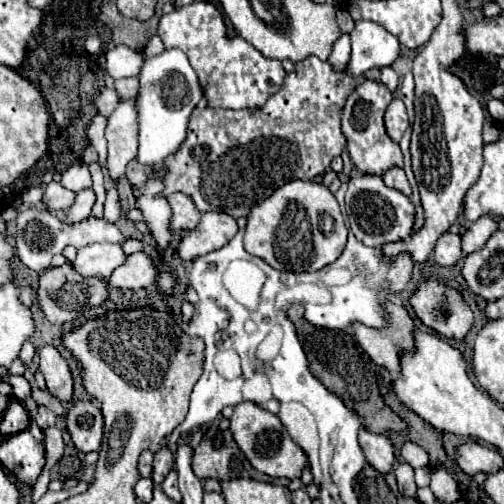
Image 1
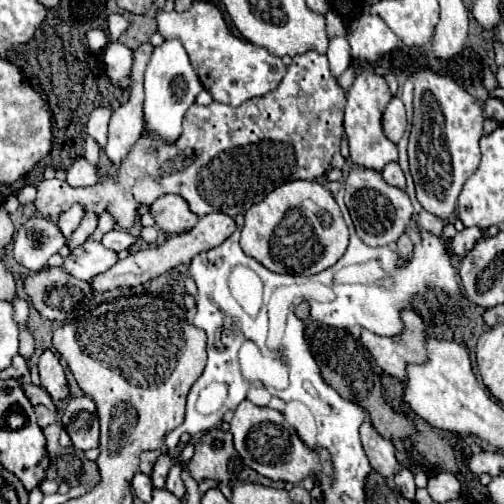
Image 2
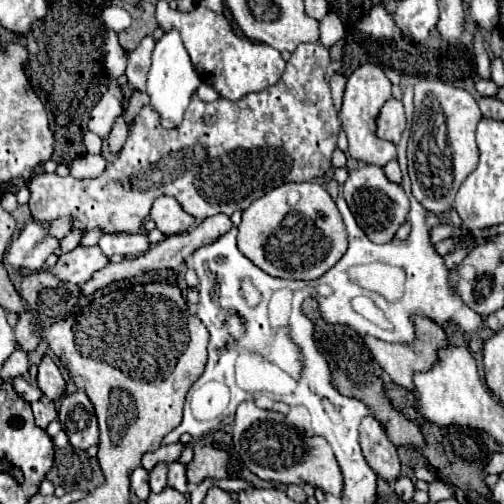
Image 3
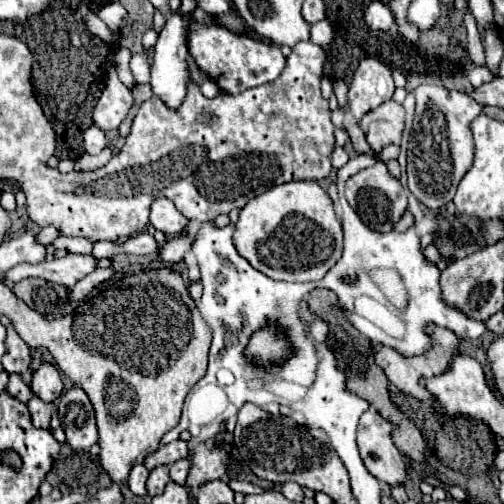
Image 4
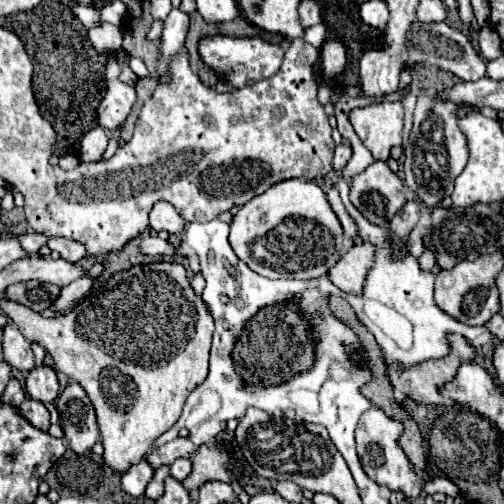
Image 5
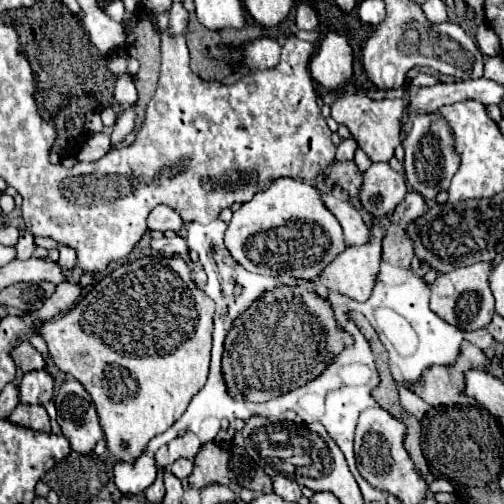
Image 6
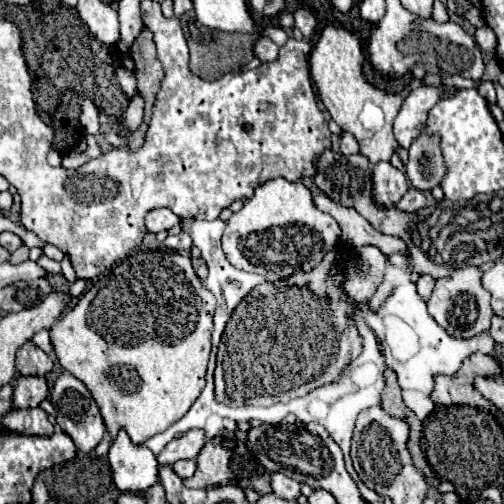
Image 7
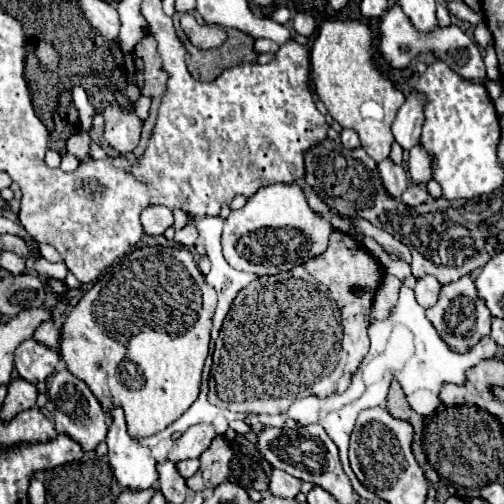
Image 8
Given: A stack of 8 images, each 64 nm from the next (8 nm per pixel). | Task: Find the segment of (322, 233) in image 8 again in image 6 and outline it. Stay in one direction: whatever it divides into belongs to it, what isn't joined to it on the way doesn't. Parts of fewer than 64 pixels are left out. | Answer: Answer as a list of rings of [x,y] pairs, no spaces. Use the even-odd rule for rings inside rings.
[[[278,178],[268,190],[242,204],[228,224],[224,242],[232,258],[246,270],[278,280],[316,278],[346,250],[340,222],[324,206],[320,190],[294,178]]]

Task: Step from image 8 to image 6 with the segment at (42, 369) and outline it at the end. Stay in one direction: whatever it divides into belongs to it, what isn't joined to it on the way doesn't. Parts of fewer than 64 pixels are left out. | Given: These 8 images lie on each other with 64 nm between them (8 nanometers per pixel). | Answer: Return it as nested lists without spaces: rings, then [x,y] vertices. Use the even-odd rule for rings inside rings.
[[[20,340],[18,346],[12,348],[10,356],[12,356],[16,368],[20,368],[22,372],[46,368],[46,360],[36,352],[36,348],[28,340]]]

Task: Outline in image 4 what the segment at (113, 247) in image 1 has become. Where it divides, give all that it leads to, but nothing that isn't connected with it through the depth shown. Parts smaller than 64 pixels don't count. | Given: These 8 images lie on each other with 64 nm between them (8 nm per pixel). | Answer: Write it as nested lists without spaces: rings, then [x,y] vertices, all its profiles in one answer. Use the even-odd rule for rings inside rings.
[[[66,254],[62,258],[54,258],[52,262],[44,260],[40,264],[18,264],[10,268],[2,278],[8,284],[16,284],[24,278],[46,278],[54,284],[74,286],[78,280],[88,276],[92,270],[96,270],[98,258],[92,254]]]

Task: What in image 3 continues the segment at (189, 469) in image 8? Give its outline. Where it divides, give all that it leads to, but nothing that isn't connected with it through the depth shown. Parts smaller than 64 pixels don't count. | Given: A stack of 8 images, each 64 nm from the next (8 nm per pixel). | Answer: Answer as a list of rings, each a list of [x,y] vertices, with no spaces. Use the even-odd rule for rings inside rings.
[[[172,462],[168,470],[168,486],[186,494],[188,492],[188,482],[186,482],[186,466],[180,462]]]

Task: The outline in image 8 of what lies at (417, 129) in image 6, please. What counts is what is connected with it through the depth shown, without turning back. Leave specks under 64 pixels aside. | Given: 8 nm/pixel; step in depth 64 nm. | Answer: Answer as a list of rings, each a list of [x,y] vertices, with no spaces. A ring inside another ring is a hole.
[[[416,144],[410,150],[408,174],[410,174],[414,184],[428,184],[434,178],[434,160],[432,160],[432,154],[422,144]]]

